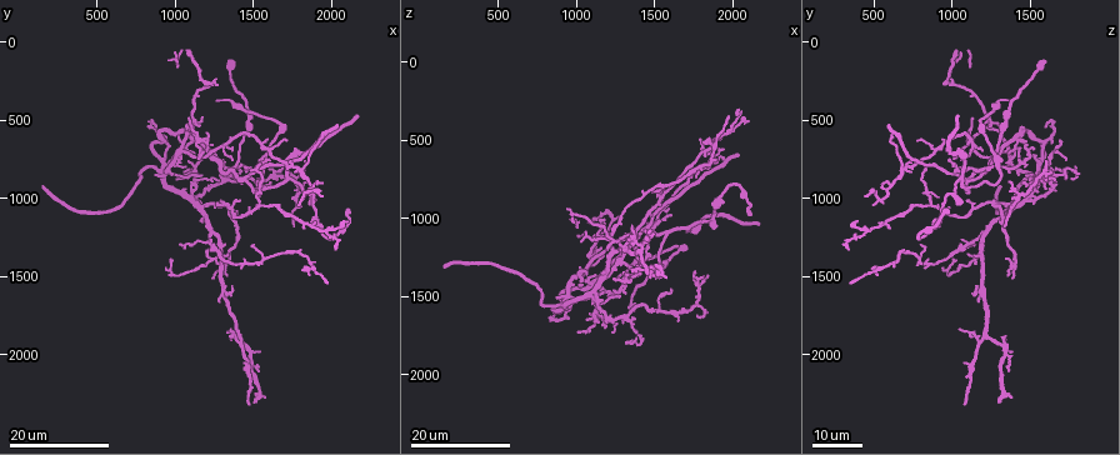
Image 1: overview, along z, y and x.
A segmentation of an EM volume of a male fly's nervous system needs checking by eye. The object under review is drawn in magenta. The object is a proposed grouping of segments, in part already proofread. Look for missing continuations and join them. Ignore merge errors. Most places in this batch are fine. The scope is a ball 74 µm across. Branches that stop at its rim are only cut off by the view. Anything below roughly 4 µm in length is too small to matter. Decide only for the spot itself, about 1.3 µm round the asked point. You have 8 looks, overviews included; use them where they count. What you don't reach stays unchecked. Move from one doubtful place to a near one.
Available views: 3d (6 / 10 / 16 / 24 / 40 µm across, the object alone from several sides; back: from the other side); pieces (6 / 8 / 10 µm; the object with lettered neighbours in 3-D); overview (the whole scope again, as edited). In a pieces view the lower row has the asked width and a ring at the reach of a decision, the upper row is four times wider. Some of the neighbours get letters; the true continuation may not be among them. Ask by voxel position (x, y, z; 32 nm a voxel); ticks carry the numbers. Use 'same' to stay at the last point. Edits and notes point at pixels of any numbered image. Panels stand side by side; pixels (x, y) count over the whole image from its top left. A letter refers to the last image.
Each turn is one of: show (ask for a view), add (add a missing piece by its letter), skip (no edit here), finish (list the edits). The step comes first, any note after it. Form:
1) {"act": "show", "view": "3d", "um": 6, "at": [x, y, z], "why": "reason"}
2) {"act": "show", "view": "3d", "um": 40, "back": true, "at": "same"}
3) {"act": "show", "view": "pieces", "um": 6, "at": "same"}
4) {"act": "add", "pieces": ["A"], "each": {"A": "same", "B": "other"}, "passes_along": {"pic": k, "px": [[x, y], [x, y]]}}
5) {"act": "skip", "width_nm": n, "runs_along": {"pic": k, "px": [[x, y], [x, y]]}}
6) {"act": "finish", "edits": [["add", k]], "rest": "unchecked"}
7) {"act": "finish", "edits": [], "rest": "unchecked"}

{"act": "show", "view": "3d", "um": 16, "at": [1240, 1500, 1380], "why": "end of a long branch"}

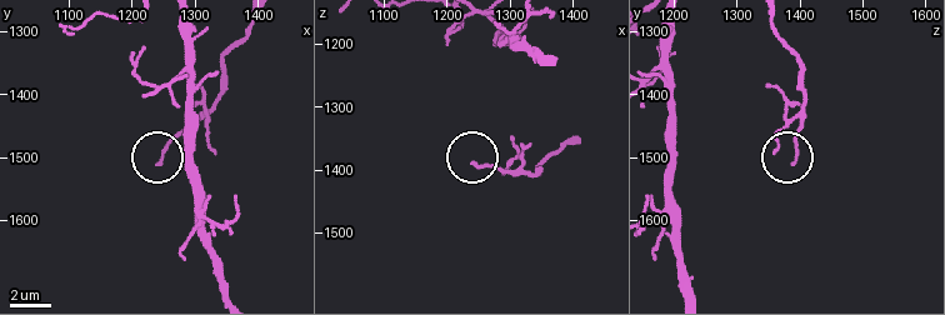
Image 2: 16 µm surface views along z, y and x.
{"act": "show", "view": "pieces", "um": 6, "at": [1245, 1510, 1390]}

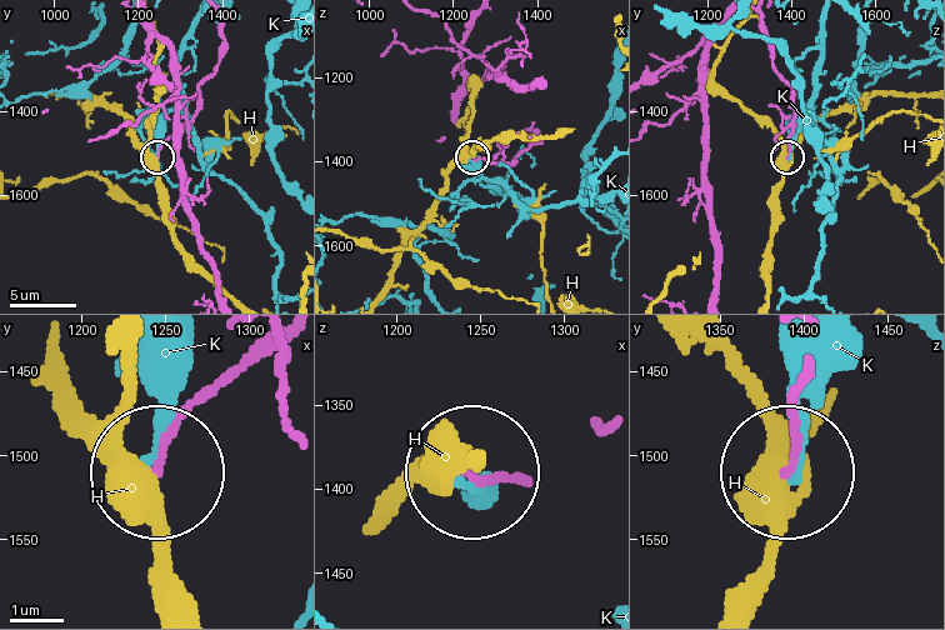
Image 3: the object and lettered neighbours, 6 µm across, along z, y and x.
{"act": "skip", "each": {"H": "other", "K": "other"}, "runs_along": {"pic": 3, "px": [[218, 23], [216, 66], [199, 86], [195, 110], [158, 156]]}, "found": "no lettered piece goes on from it"}

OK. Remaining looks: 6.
{"act": "show", "view": "3d", "um": 16, "at": [1580, 740, 980], "why": "long arm stops here"}

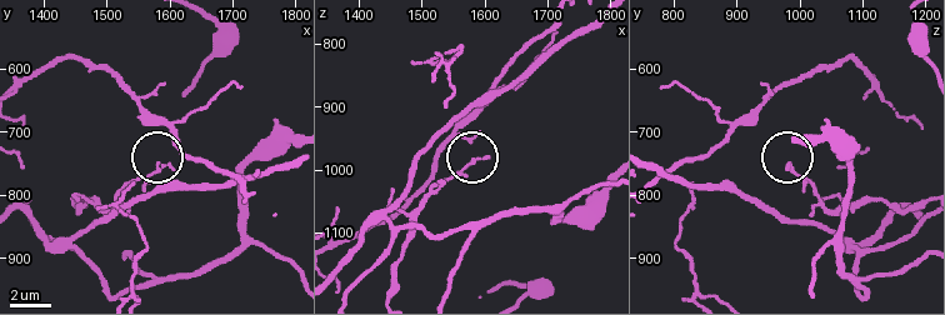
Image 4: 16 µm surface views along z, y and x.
{"act": "show", "view": "pieces", "um": 6, "at": [1605, 755, 980]}

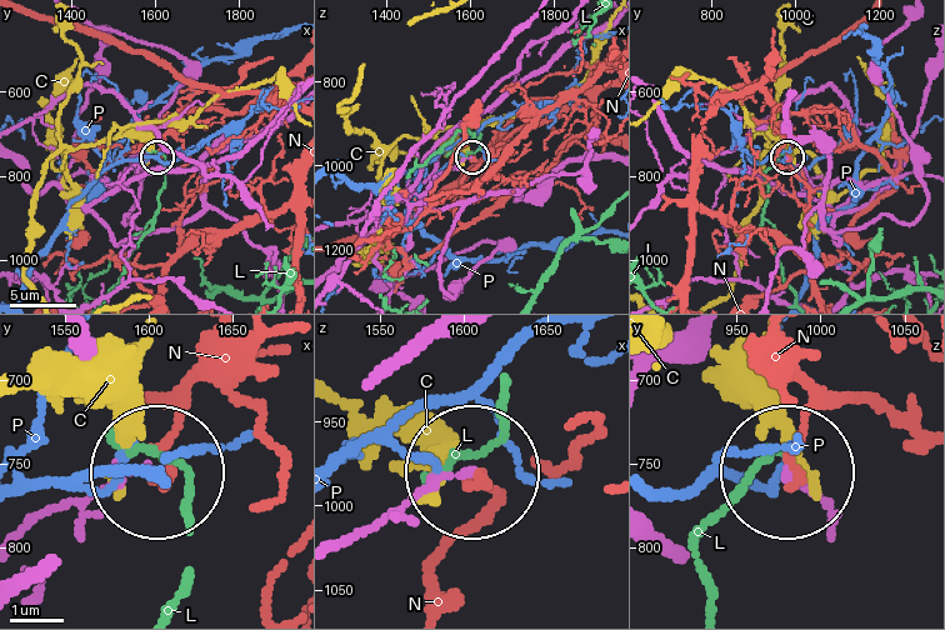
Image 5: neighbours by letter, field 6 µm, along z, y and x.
{"act": "skip", "each": {"C": "other", "L": "other", "N": "other", "P": "other"}, "found": "no lettered piece goes on from it"}

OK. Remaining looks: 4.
{"act": "show", "view": "3d", "um": 24, "at": [1180, 620, 1700], "why": "tapers out"}

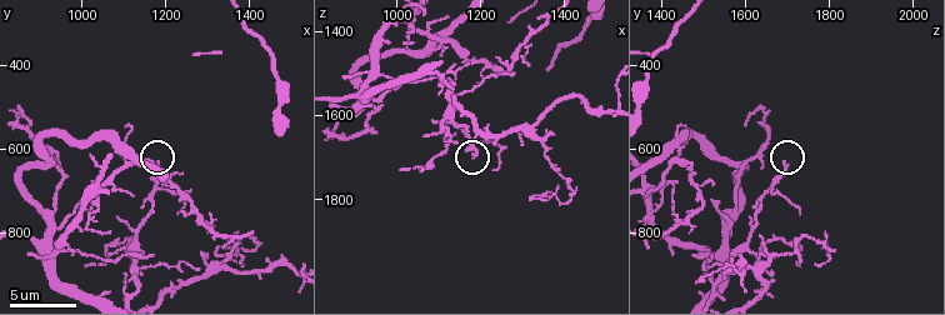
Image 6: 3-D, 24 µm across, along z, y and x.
{"act": "show", "view": "pieces", "um": 8, "at": [1180, 640, 1700], "why": "see the neighbours"}

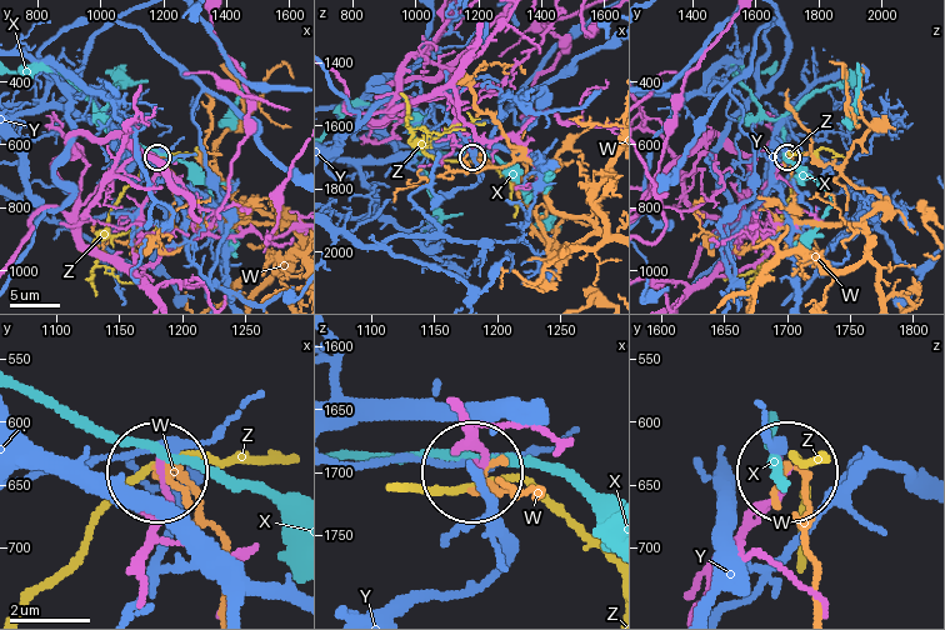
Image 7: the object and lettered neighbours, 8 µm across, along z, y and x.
{"act": "skip", "each": {"W": "other", "X": "other", "Y": "other", "Z": "other"}, "found": "no lettered piece goes on from it"}

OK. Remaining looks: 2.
{"act": "show", "view": "3d", "um": 24, "at": [1200, 700, 1020], "why": "branch stops here"}

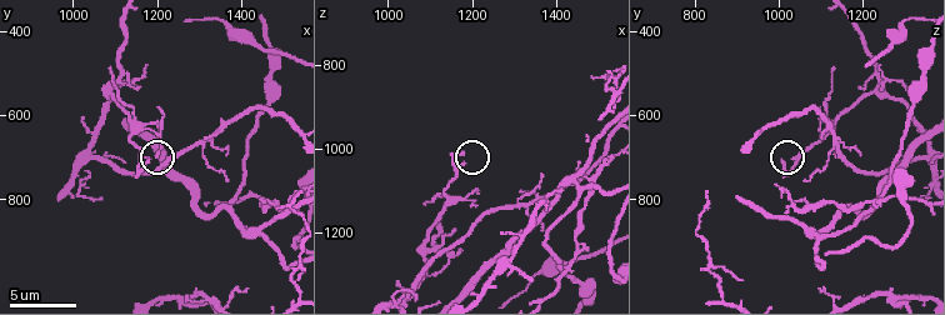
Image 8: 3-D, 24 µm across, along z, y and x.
{"act": "show", "view": "pieces", "um": 10, "at": [1180, 705, 1005]}

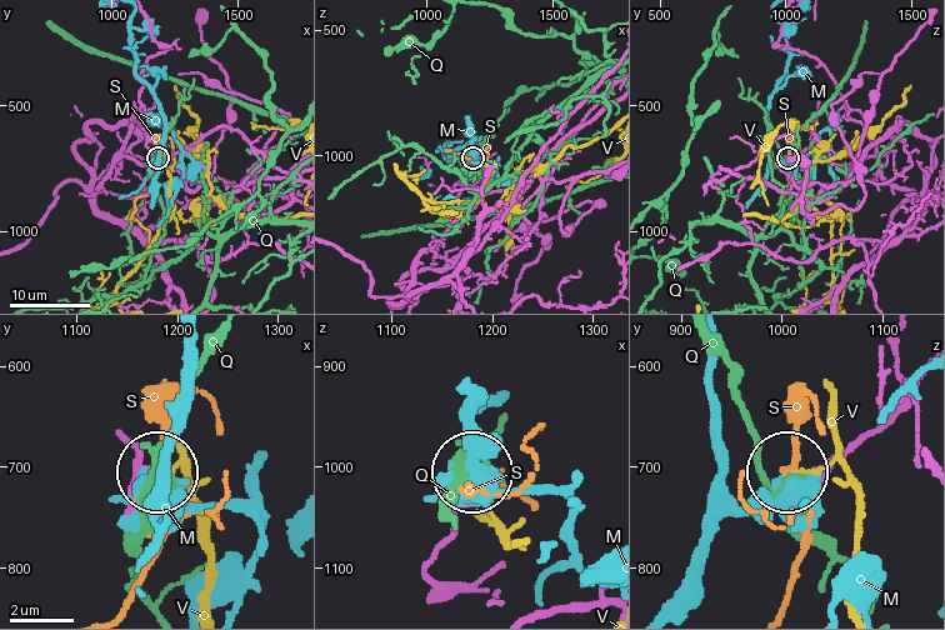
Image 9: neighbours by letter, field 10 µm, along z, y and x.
{"act": "skip", "each": {"M": "other", "Q": "other", "S": "other", "V": "other"}, "found": "no lettered piece goes on from it"}

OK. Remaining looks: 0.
{"act": "finish", "edits": [], "rest": "unchecked"}

